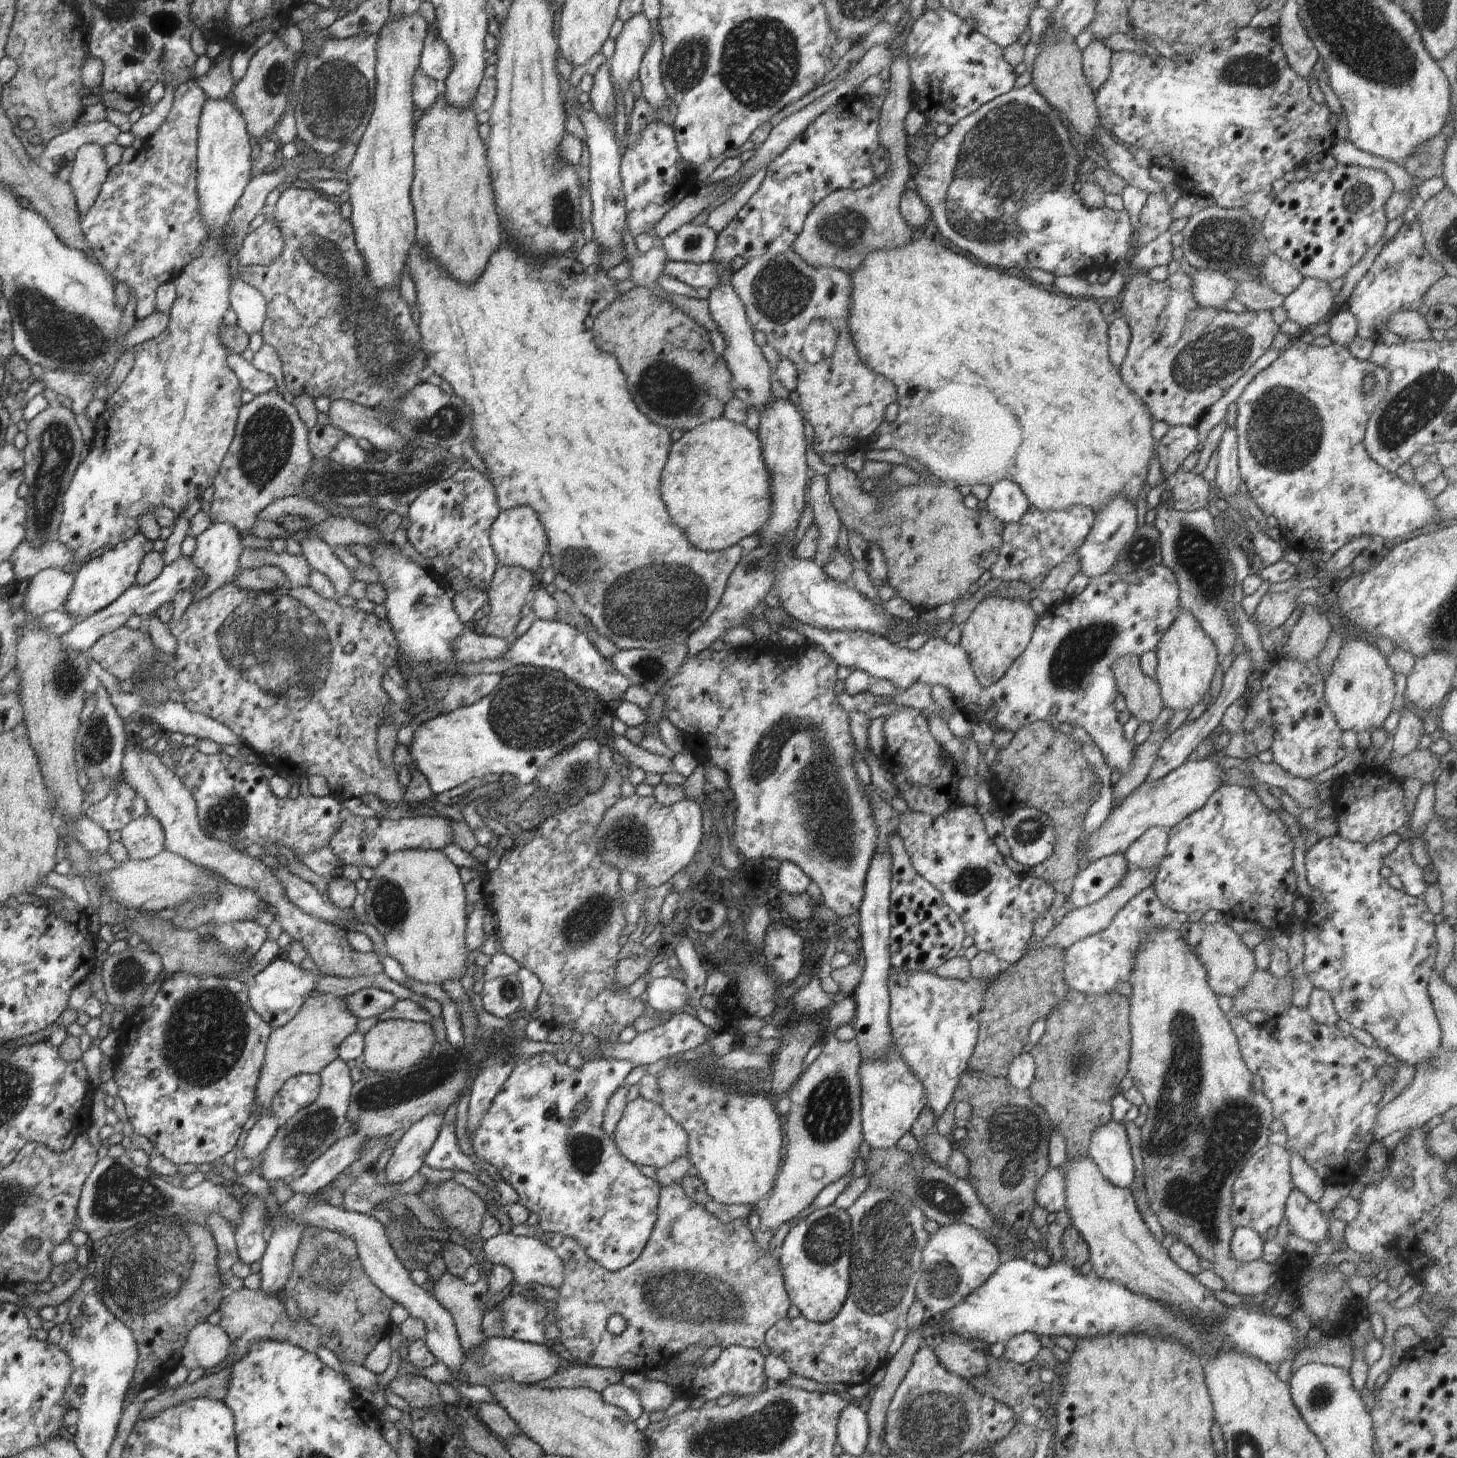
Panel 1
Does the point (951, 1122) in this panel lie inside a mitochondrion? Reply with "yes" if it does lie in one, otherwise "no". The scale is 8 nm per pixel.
no

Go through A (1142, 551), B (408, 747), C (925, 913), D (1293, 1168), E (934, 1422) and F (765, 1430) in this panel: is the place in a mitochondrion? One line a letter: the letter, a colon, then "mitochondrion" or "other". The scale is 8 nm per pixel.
A: mitochondrion
B: other
C: other
D: other
E: mitochondrion
F: mitochondrion

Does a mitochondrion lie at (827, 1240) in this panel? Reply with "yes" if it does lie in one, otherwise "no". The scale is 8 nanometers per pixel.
yes

